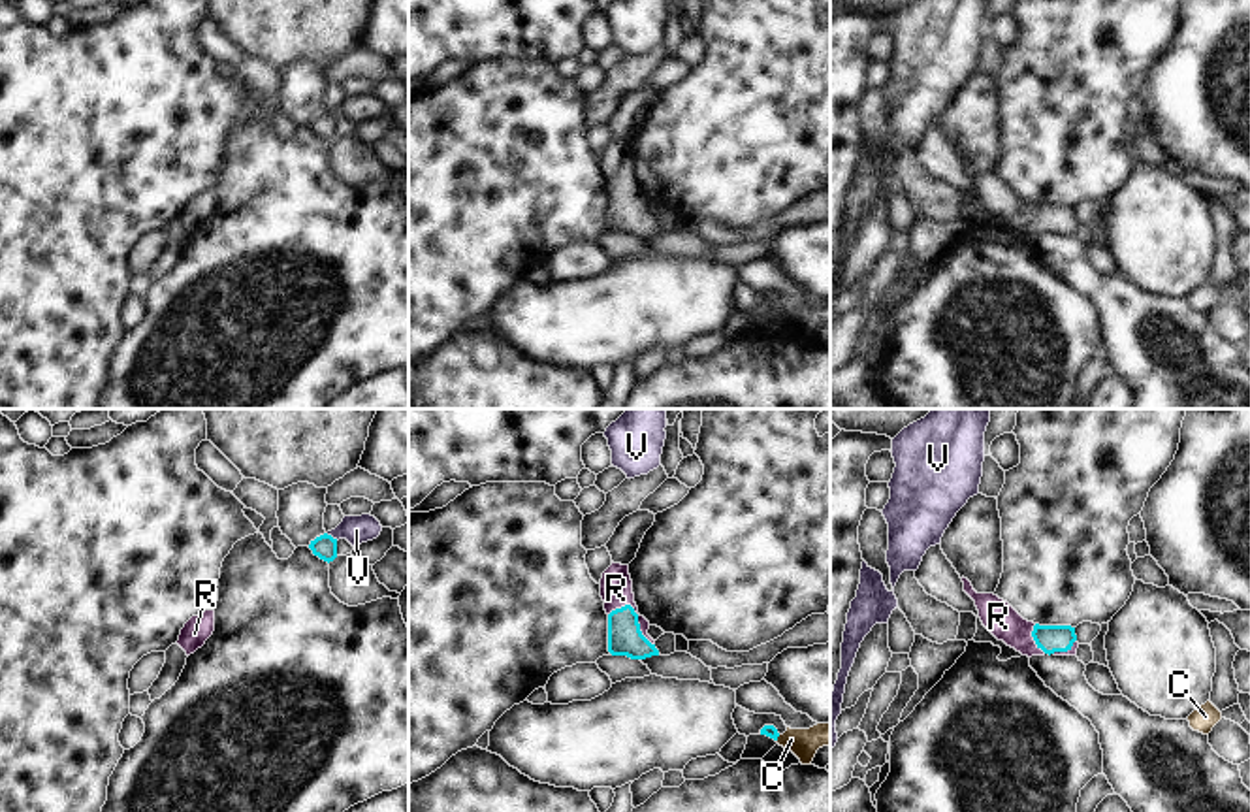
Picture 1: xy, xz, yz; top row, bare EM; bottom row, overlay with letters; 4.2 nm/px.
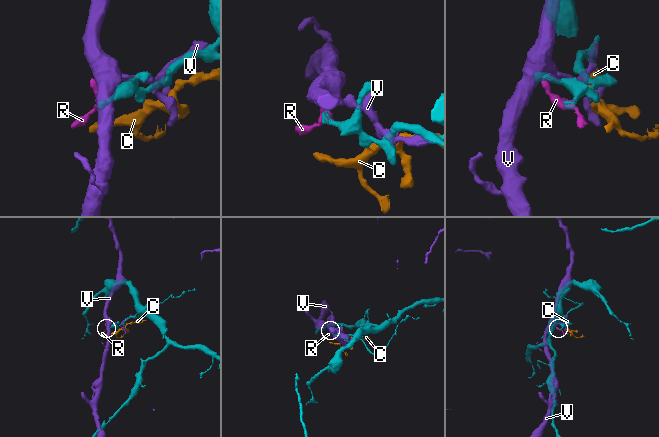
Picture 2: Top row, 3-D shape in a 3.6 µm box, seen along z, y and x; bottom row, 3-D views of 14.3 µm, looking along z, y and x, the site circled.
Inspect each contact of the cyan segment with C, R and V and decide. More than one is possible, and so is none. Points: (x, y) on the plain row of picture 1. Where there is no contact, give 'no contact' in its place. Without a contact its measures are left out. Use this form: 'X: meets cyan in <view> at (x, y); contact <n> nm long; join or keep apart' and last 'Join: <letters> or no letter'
C: meets cyan in xz at (776, 317); contact 40 nm long; keep apart
R: meets cyan in xz at (637, 193); contact 240 nm long; join
V: meets cyan in xy at (330, 113); contact 60 nm long; keep apart
Join: R

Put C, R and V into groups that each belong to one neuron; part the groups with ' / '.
C / R / V

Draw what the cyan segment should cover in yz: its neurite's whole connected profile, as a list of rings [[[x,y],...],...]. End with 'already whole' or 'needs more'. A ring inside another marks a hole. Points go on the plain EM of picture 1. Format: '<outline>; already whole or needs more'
[[[962,154],[964,170],[975,179],[983,203],[1022,234],[1075,234],[1079,220],[1071,203],[1039,203],[1024,198],[1007,179],[994,171],[977,171]]]; needs more

